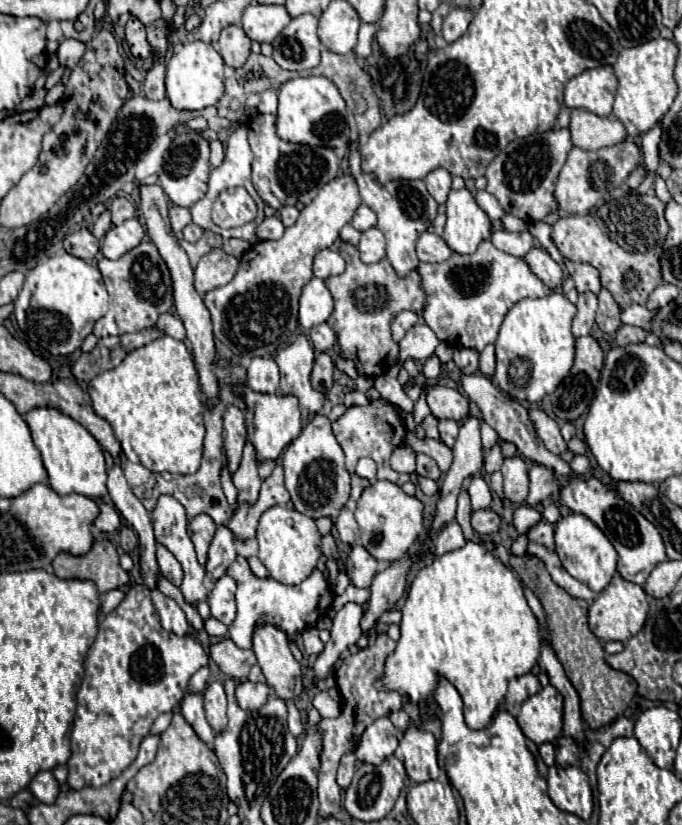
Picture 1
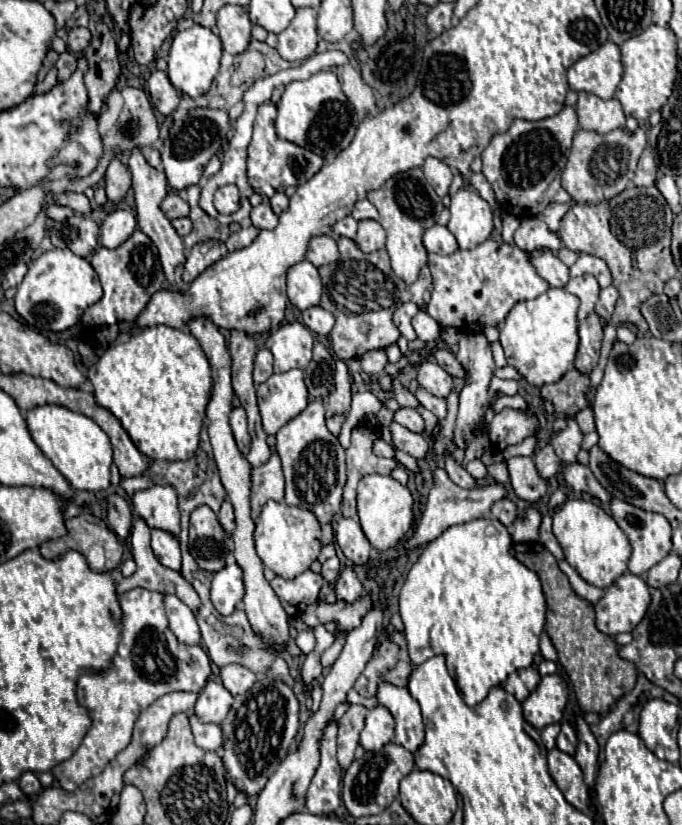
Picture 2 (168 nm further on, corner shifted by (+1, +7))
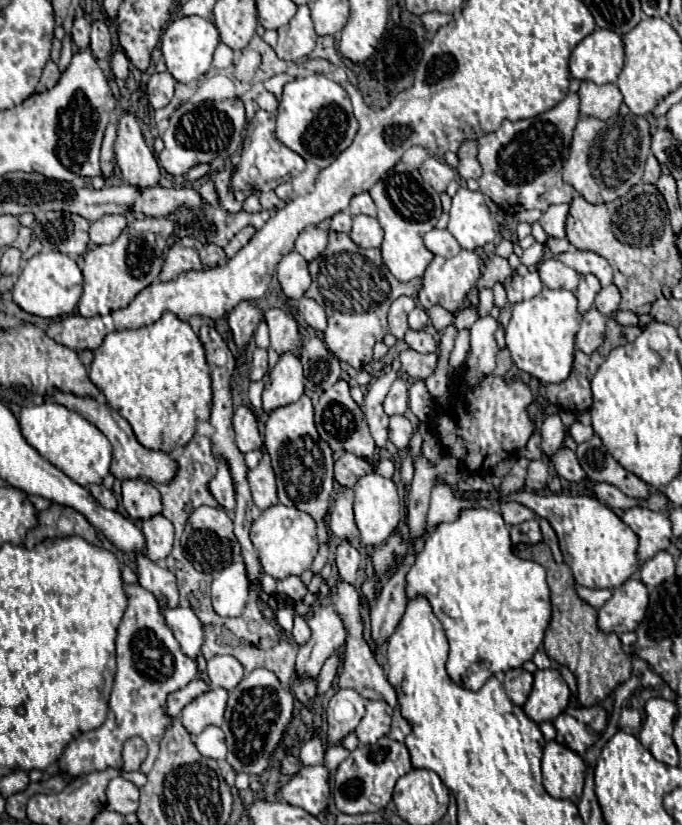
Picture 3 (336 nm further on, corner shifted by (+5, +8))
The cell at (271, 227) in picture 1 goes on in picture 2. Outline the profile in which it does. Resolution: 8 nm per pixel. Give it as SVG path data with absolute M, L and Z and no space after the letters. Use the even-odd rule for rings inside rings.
M268 202L254 206L250 220L252 220L252 226L256 226L258 230L274 230L274 226L278 226L278 216L274 214L274 210L270 210Z

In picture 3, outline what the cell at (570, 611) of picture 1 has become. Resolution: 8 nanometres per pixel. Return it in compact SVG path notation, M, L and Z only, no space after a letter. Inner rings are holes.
M546 543L518 545L514 551L522 559L538 561L548 573L548 587L552 591L552 621L544 637L546 655L574 673L578 683L578 701L584 707L596 705L598 701L606 699L620 683L630 679L630 673L632 673L630 657L622 651L622 643L618 635L606 635L598 629L598 623L596 623L598 611L578 597L570 567L566 563L558 565L552 559L550 547Z

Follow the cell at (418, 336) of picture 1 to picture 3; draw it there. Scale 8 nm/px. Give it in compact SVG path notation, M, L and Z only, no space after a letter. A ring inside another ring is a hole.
M416 305L408 315L408 323L410 323L412 329L424 329L428 325L428 321L430 321L430 317L420 305Z

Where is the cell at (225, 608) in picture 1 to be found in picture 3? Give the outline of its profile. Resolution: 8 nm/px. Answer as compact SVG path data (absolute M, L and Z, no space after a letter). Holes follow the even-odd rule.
M240 561L230 563L212 581L212 607L222 617L240 617L250 599L250 581Z

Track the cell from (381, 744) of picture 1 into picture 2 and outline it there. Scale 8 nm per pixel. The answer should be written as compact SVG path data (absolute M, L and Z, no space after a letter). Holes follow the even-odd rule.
M376 706L366 714L366 726L360 732L360 746L366 752L378 752L394 740L394 718L384 706Z

